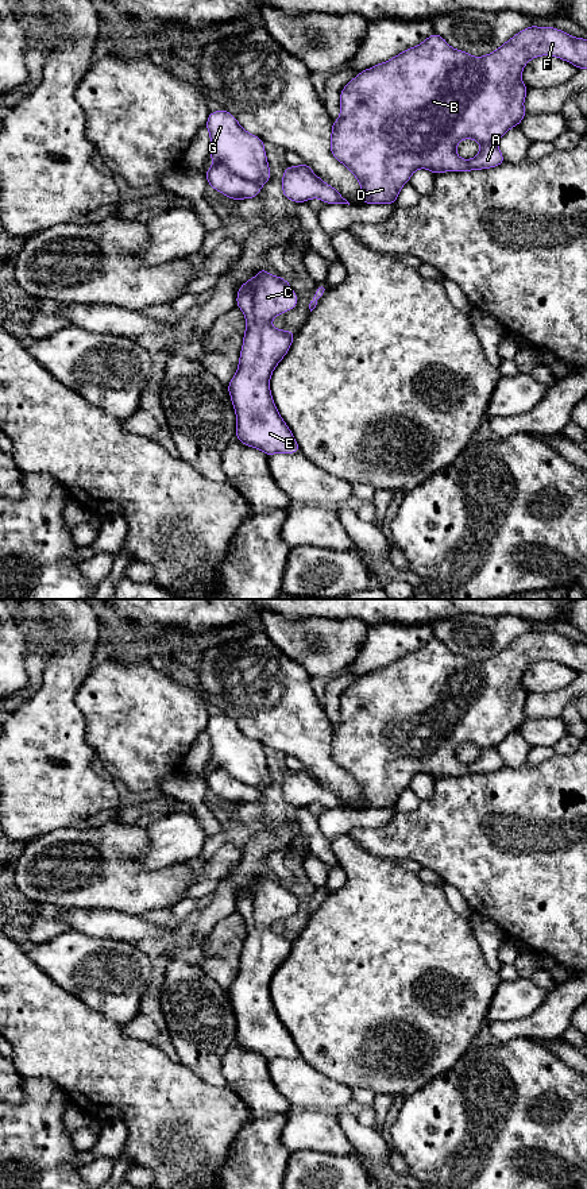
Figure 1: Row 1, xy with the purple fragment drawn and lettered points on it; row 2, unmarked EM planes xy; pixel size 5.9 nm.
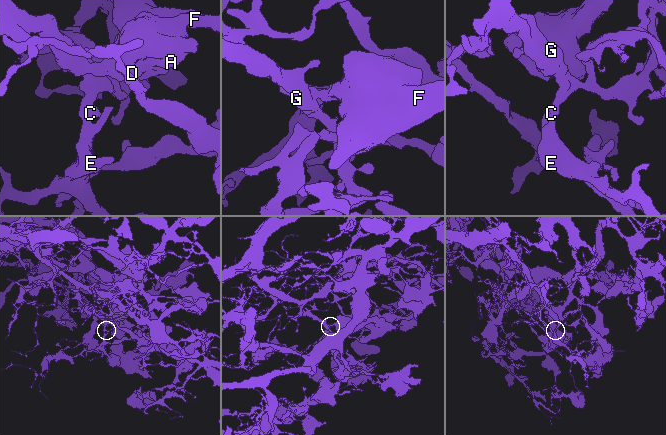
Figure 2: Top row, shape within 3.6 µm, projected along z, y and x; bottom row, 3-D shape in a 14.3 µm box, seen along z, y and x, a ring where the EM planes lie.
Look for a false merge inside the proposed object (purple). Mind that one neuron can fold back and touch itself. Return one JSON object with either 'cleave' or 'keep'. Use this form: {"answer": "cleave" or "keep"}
{"answer": "keep"}

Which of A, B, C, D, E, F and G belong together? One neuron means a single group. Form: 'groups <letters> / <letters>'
groups A B C D E F G

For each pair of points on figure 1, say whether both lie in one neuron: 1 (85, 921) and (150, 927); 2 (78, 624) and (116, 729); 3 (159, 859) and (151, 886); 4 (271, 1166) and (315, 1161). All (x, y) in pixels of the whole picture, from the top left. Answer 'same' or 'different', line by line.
1: same
2: different
3: different
4: different

